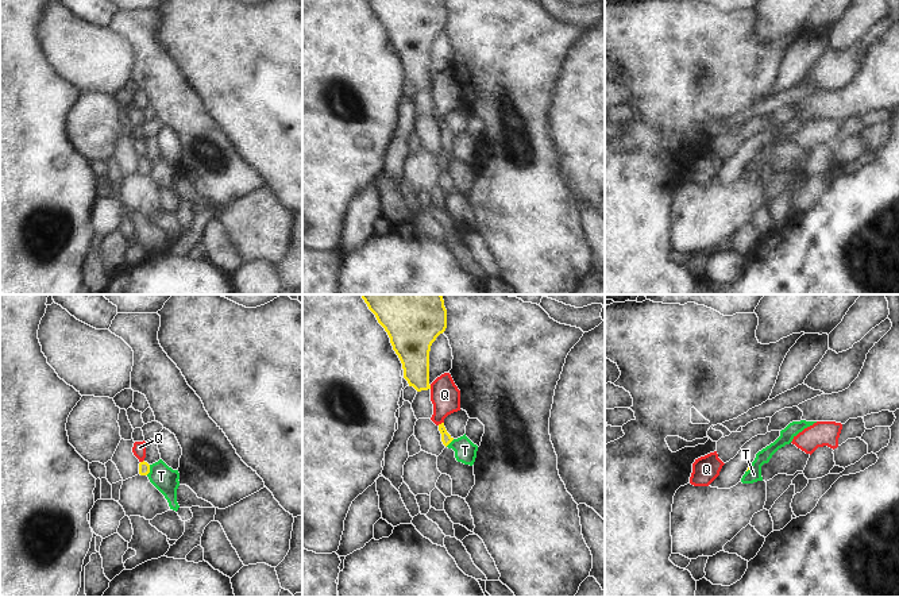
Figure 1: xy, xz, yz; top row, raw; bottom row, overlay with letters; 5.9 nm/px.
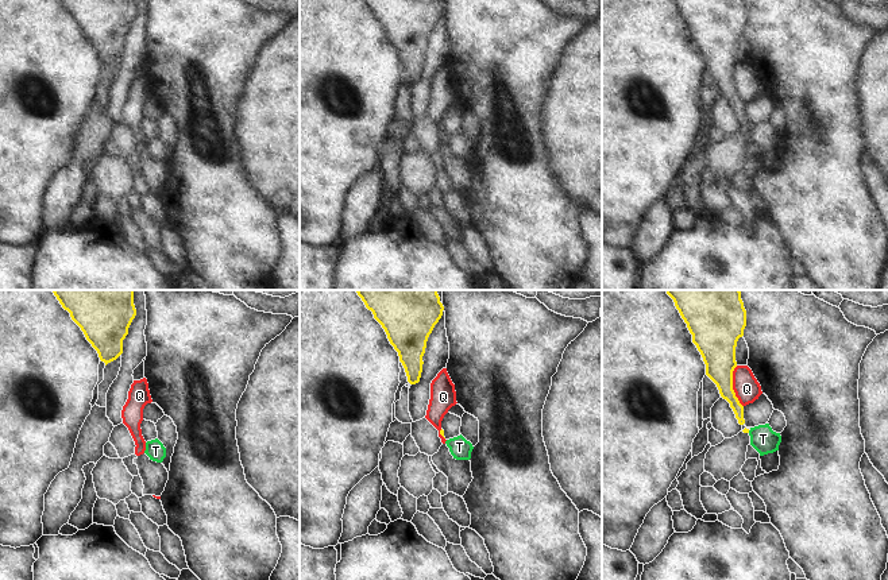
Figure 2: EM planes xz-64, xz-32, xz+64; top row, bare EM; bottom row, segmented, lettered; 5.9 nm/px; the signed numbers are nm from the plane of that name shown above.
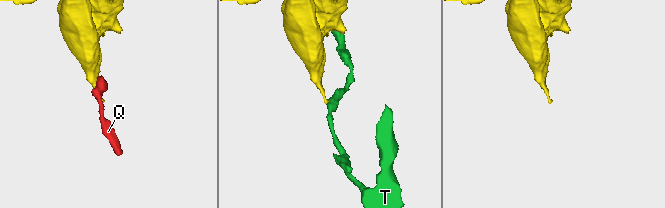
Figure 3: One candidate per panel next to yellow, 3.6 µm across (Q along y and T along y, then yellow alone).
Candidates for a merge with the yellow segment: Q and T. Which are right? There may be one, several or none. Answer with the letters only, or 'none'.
none

